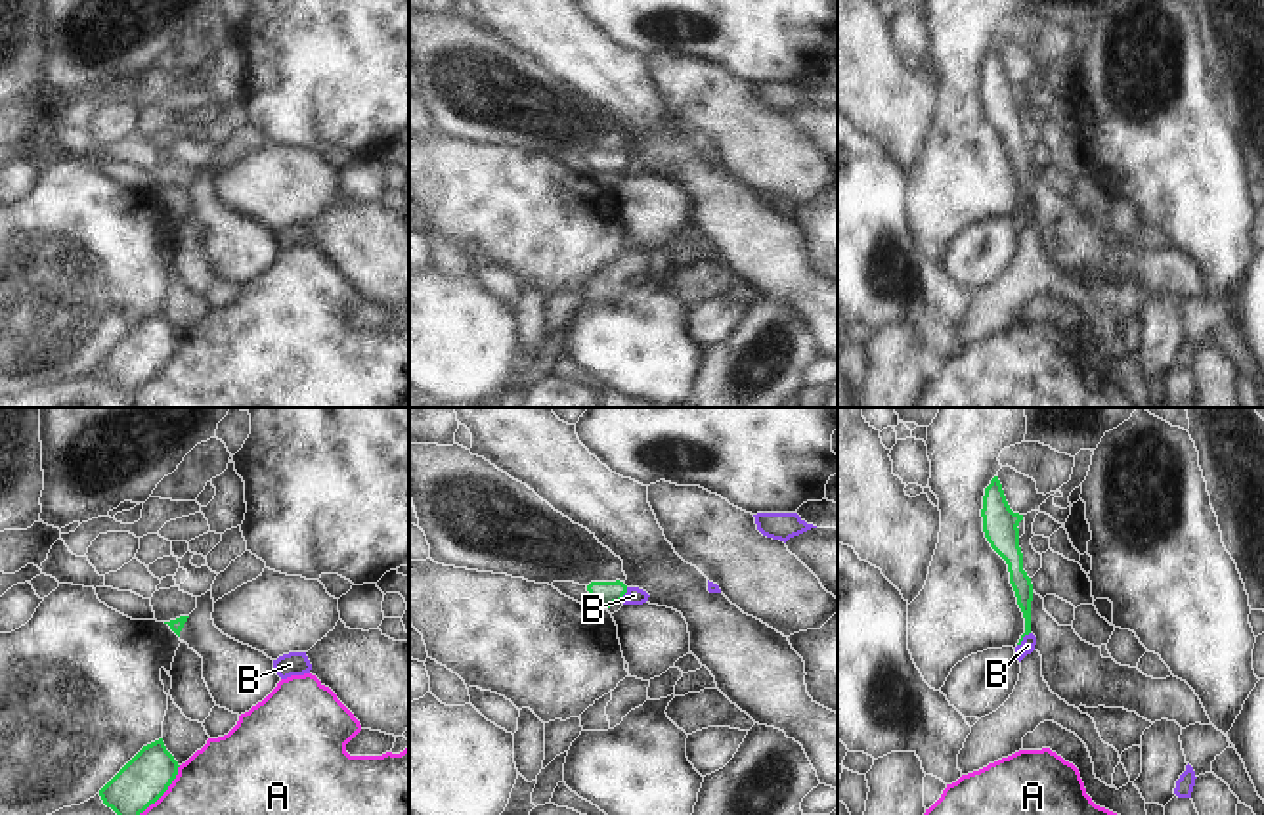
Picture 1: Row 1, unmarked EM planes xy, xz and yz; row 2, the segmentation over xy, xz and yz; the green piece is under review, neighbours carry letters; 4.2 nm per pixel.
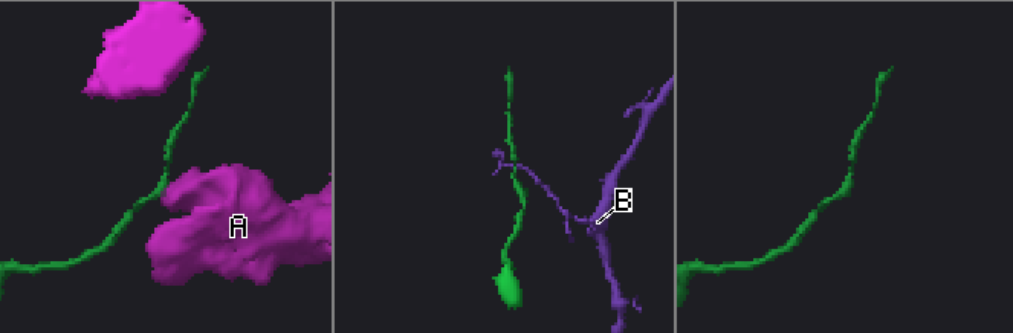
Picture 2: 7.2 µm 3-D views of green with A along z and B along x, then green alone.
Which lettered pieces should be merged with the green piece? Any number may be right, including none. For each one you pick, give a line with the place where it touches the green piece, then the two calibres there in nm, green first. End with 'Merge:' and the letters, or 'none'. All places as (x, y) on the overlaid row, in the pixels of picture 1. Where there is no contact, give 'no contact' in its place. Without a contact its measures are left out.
Merge: none

